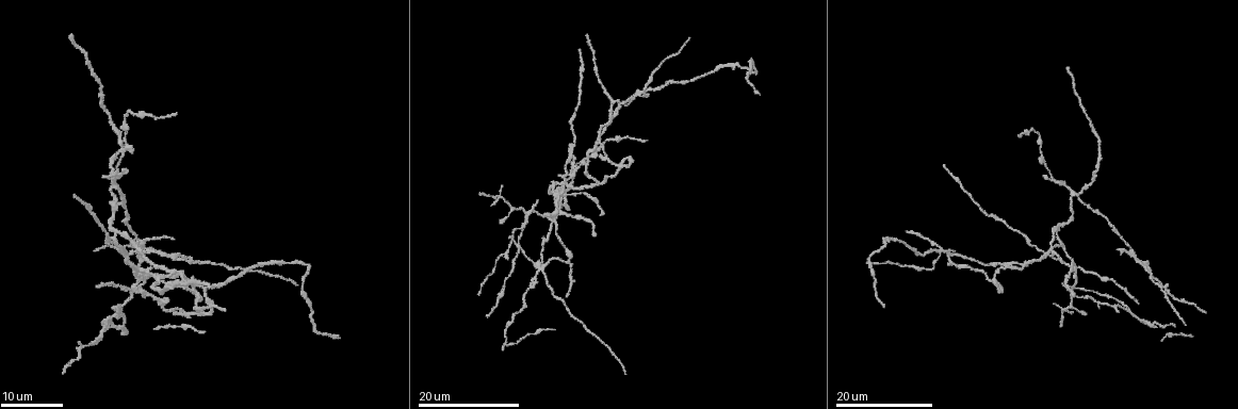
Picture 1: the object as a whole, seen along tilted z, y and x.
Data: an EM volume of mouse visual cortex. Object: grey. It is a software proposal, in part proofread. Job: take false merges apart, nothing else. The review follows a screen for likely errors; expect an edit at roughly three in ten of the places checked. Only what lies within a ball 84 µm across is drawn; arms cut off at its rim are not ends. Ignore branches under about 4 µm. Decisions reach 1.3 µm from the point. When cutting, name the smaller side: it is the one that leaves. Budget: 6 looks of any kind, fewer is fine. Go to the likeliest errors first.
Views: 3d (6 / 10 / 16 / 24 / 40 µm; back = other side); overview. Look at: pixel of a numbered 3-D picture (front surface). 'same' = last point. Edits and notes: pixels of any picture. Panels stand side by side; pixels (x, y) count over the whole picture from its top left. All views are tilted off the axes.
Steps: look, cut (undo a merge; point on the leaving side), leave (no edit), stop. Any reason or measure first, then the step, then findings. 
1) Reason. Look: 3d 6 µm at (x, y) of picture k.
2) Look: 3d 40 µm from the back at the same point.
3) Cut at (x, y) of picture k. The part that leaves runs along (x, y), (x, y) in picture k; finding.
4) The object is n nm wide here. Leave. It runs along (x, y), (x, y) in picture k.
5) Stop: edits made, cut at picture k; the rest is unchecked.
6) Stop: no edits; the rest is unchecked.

Four arms meet. Look: 3d 16 µm at (1078, 192) of picture 1.

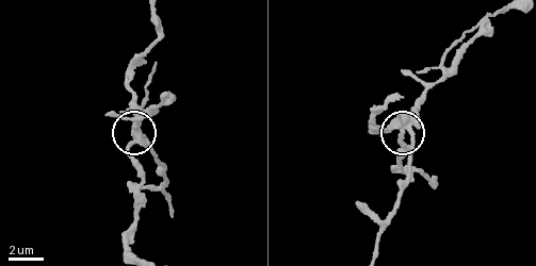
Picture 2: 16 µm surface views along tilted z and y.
Look: 3d 6 µm at (406, 130) of picture 2.

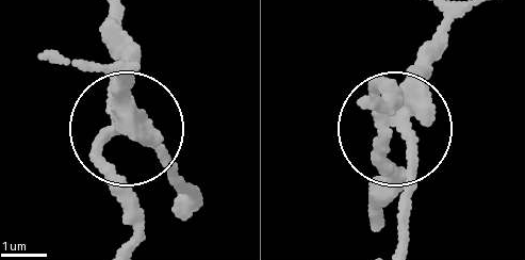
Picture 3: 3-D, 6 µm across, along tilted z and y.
The side arm is 34 µm long; 4 arms meet here. Cut at (161, 161) of picture 3. A second cell is stuck on.

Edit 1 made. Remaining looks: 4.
Look: overview.

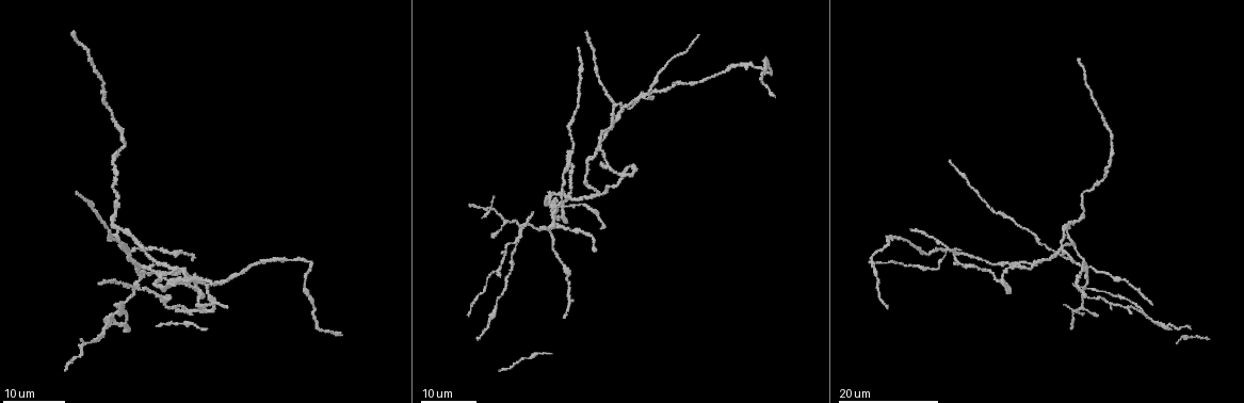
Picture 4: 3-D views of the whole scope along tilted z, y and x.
Four-way junction. Look: 3d 16 µm at (558, 228) of picture 4.

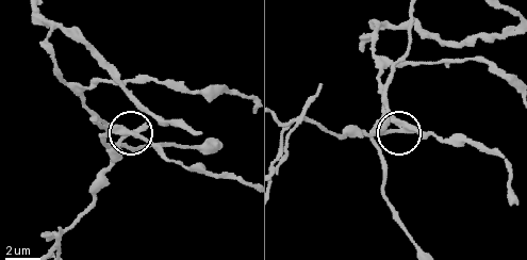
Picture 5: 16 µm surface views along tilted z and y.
Zoom in. Look: 3d 6 µm at (394, 132) of picture 5.

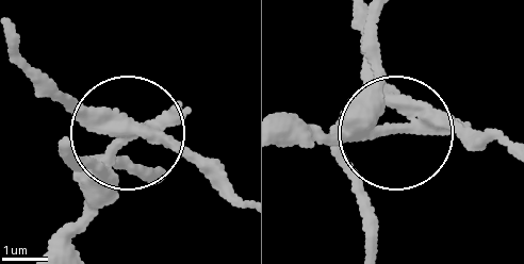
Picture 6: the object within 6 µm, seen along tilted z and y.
4 arms meet here. Cut at (361, 110) of picture 6. The part that leaves runs along (416, 130), (294, 144) in picture 6; a second cell is stuck on.

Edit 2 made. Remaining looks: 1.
Stop: edits made, cut at picture 3, cut at picture 6; the rest is unchecked.

